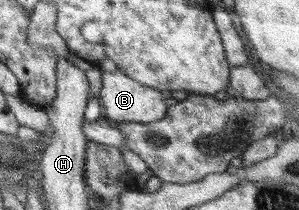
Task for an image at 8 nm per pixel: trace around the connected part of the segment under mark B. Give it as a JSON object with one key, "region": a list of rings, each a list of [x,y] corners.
{"region":[[[78,56],[72,57],[69,61],[74,65],[74,67],[78,67],[78,69],[84,71],[84,73],[86,73],[88,70],[100,70],[103,85],[100,89],[98,97],[99,102],[103,106],[103,117],[112,119],[118,123],[149,123],[164,118],[170,101],[164,99],[160,90],[156,90],[150,86],[144,86],[143,84],[132,80],[132,78],[124,75],[124,73],[122,73],[118,67],[114,74],[109,74],[101,69],[101,64],[86,62]]]}

